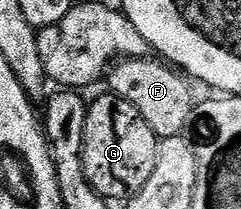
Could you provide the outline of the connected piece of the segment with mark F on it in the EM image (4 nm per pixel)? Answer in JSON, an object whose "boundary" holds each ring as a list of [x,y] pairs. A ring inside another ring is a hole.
{"boundary":[[[122,58],[110,68],[105,83],[111,86],[108,87],[110,94],[129,101],[129,105],[133,105],[133,109],[137,109],[137,113],[145,117],[145,125],[149,125],[149,129],[153,129],[153,133],[159,139],[183,135],[186,132],[187,122],[193,119],[190,87],[192,84],[174,66],[158,58]]]}

